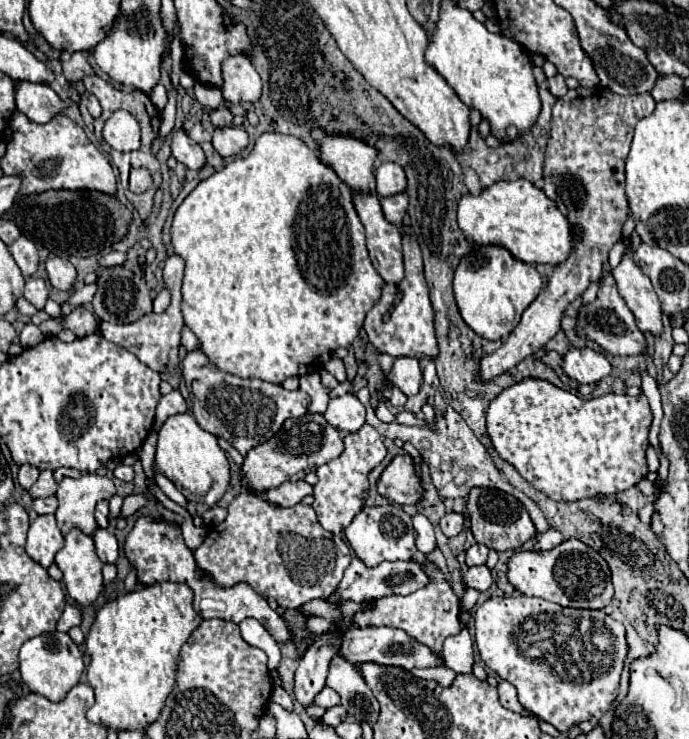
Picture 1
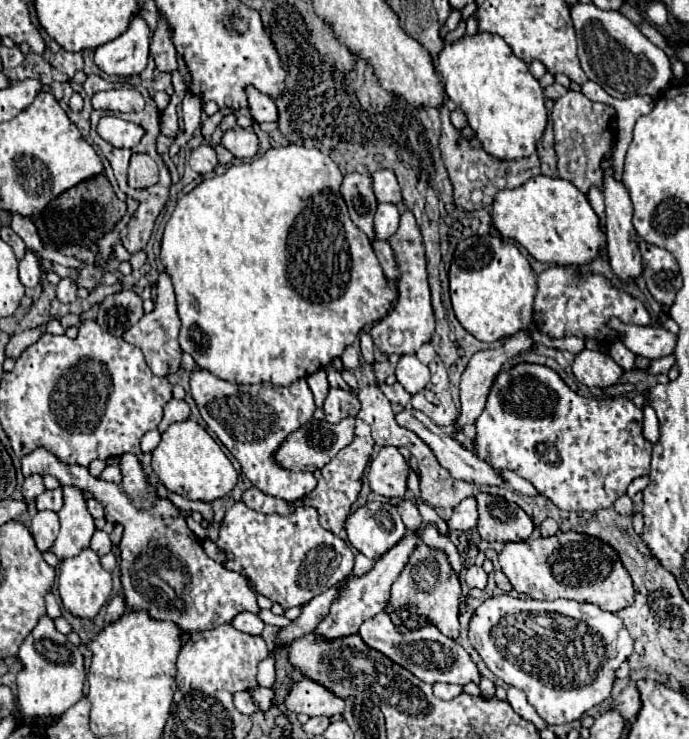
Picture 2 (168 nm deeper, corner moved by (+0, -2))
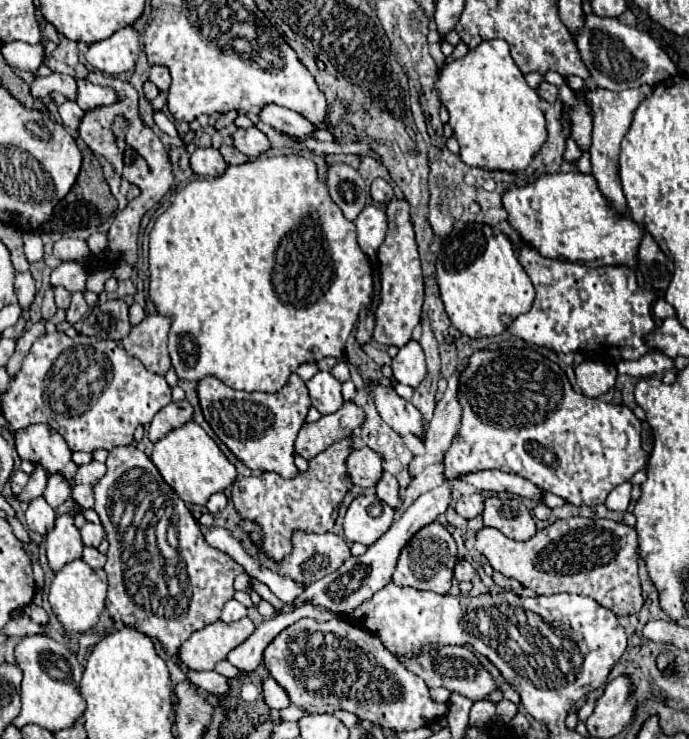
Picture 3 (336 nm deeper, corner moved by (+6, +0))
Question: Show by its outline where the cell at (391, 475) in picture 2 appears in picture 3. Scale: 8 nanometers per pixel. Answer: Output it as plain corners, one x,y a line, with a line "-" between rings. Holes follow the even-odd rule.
370,447
354,449
346,461
352,483
364,489
376,487
376,481
380,481
380,473
384,473
382,461
384,459
380,457
380,453
372,451

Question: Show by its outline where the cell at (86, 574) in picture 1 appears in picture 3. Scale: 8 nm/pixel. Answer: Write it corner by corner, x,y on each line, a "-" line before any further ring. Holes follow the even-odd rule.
82,559
70,561
54,575
54,581
52,581
52,587
50,587
52,611
66,629
84,633
98,623
98,617
104,609
106,587
108,587
106,585
106,573
102,569
92,569

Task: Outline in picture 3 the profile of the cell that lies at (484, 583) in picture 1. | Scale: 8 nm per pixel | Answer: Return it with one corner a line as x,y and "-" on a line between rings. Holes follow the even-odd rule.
466,559
460,561
460,563
454,567
454,577
456,577
458,581
472,581
474,575
476,575
476,569
474,569
472,563
468,563

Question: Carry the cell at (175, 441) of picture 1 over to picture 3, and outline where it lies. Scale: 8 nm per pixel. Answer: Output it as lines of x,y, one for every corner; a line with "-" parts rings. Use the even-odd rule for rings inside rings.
188,421
188,425
182,425
180,429
172,429
172,433
156,441
150,459
160,471
162,479
178,493
178,497
192,505
206,505
210,495
224,491
236,479
236,467
224,457
216,441
212,441
208,433
194,421

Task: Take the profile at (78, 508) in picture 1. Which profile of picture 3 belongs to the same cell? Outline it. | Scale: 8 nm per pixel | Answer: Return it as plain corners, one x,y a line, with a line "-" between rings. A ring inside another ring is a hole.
62,513
56,517
54,531
46,535
46,553
48,553
48,565
52,571
62,569
68,561
82,557
84,543
80,539
80,531
74,525
74,517
68,513

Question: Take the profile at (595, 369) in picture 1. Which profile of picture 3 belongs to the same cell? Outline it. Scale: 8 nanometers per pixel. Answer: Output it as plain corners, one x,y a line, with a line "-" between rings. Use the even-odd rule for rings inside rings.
582,361
574,365
576,383
588,397
598,397
614,387
614,381
618,377
616,367
598,363
598,361

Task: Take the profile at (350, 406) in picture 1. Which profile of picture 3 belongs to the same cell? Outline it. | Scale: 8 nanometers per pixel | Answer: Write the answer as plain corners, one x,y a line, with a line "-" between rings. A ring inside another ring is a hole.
318,371
310,381
306,381
306,387
310,391
312,405
322,415
336,413
344,403
344,399
342,399
342,383
338,379
334,379
328,371

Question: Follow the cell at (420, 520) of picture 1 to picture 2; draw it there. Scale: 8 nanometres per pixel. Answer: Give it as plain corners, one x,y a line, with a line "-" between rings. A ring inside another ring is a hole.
404,499
402,503
398,503
396,509
398,509
398,513
402,515
402,521
406,523
408,529
414,531
414,527
422,527
422,525
424,525
424,521
422,521
422,517
420,517
420,513
418,513
418,507
416,507
412,501

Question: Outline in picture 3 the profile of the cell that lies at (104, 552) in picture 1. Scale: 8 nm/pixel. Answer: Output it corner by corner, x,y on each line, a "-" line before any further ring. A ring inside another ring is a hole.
86,523
86,525
80,529
80,535
82,535
82,543
84,543
84,545
98,547
100,541
104,539
104,529
102,529
102,525

